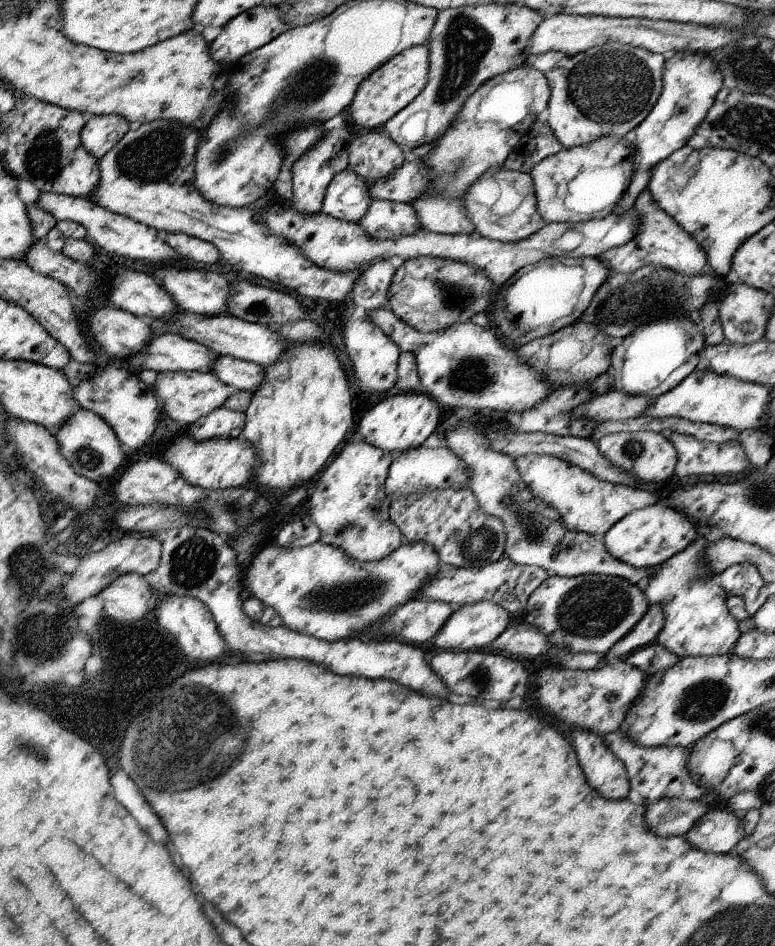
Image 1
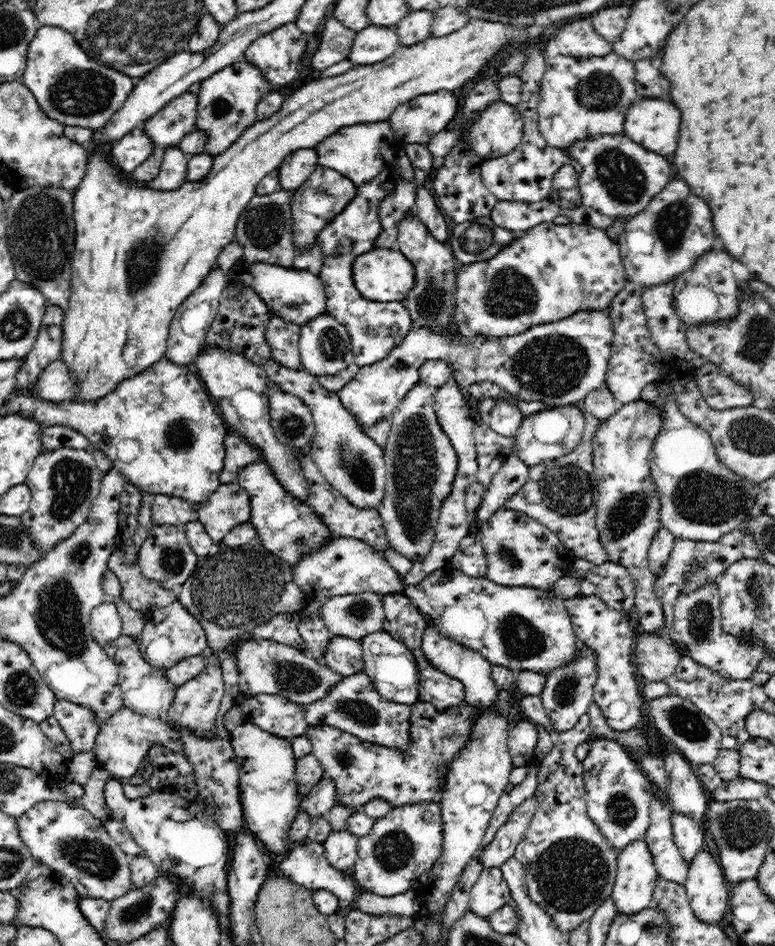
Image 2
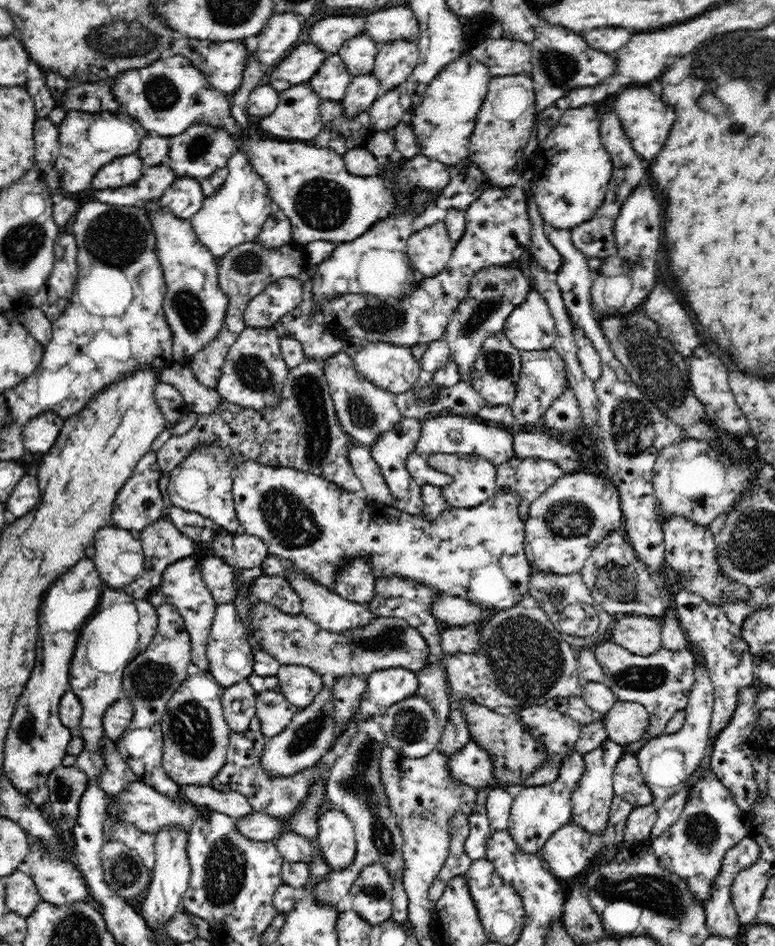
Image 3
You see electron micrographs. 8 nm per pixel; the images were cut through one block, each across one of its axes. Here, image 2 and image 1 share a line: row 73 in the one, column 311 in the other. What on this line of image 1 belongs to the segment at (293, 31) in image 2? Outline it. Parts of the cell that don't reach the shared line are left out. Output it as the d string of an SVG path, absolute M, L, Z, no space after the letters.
M162 119L148 123L142 123L139 129L129 130L120 142L108 150L100 160L101 180L100 186L96 188L95 203L103 206L109 211L118 213L136 222L155 228L159 232L176 234L182 233L188 236L209 241L217 245L221 252L221 260L228 266L234 268L236 272L246 272L250 276L262 278L273 282L284 290L285 286L298 291L298 295L304 298L322 298L332 302L340 302L350 294L357 282L358 269L356 272L332 272L323 268L318 268L314 261L298 248L298 245L290 244L289 240L279 236L274 236L266 225L258 224L258 214L268 210L269 195L255 200L248 207L228 208L228 206L218 206L198 192L194 184L194 156L200 144L201 133L198 128L190 128L188 124L180 124L178 120Z

